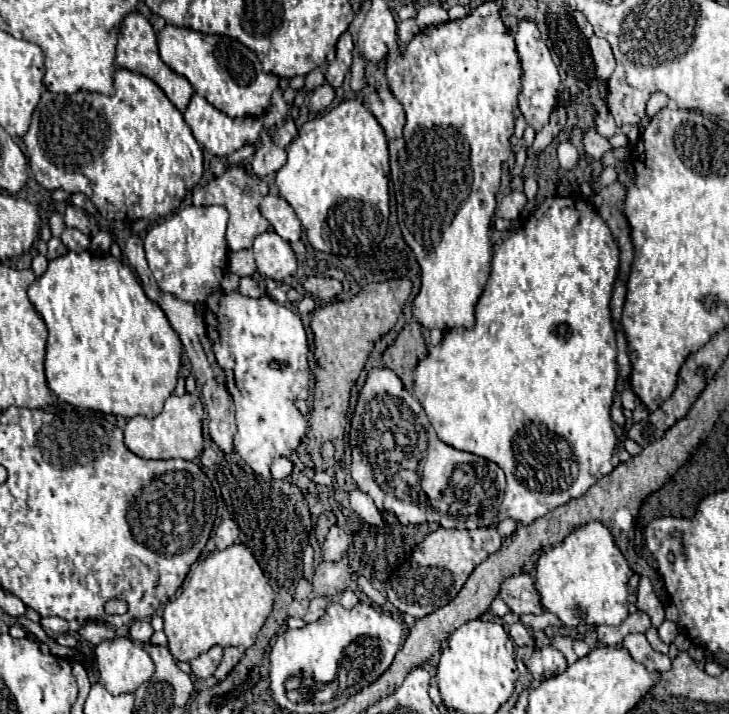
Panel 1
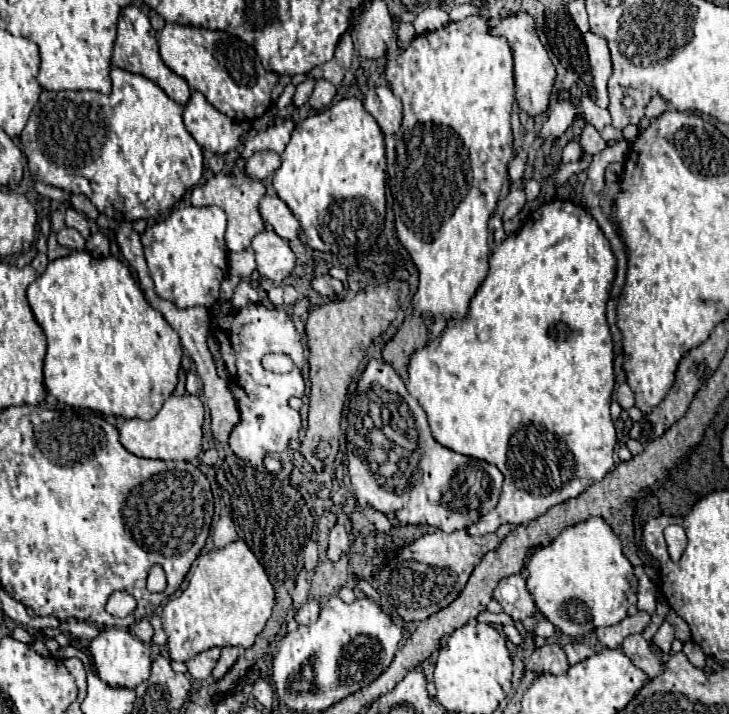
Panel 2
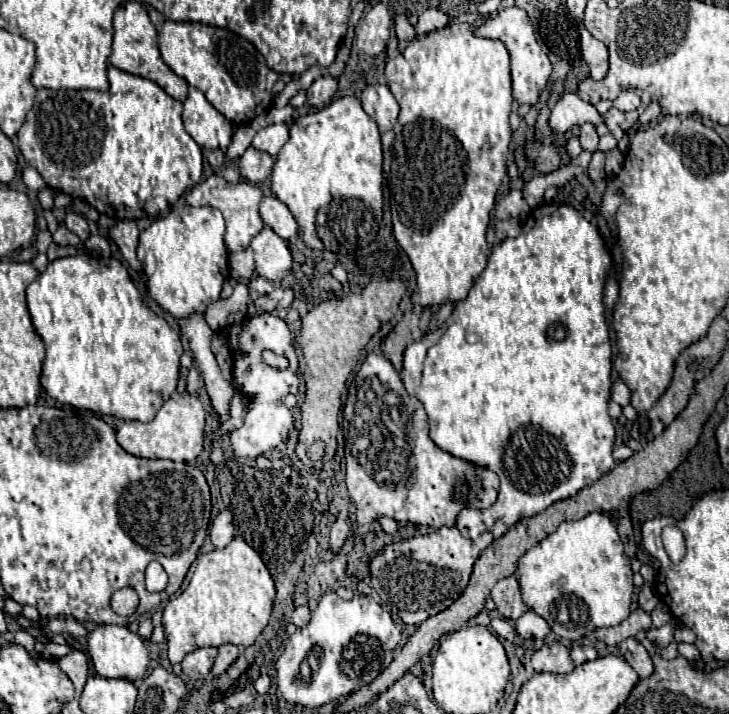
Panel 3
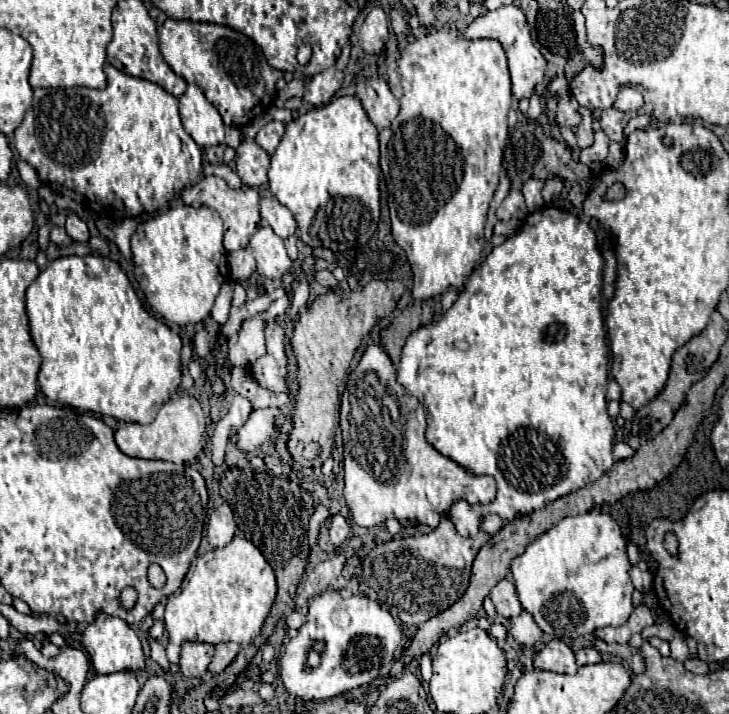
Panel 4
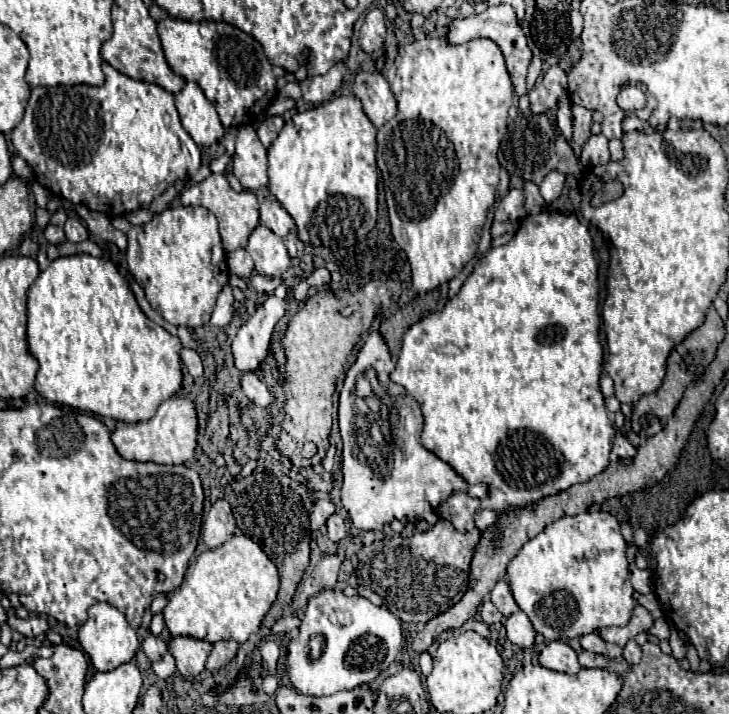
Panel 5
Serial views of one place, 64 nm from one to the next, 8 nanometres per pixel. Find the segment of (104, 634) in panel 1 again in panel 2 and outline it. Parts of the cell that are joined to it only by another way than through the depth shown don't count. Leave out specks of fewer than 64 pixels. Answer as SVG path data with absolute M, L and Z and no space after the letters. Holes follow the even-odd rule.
M70 618L69 622L62 622L60 630L70 632L70 634L76 636L76 638L88 638L88 640L92 640L94 636L100 634L100 628L98 628L98 626L94 626L94 624L86 624L86 622L79 622L74 618Z

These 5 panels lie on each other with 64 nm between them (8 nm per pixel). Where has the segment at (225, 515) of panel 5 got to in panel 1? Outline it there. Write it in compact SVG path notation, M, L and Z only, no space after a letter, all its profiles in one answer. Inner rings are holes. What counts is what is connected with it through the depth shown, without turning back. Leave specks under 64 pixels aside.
M222 520L222 524L216 528L214 542L216 542L218 550L224 550L224 548L228 548L232 544L238 544L240 542L238 524L234 520Z

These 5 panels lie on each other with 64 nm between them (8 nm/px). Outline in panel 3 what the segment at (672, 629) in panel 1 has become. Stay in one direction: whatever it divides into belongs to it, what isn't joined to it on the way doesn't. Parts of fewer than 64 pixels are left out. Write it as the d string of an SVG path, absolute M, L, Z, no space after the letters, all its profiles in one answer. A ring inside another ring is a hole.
M664 624L664 626L658 628L658 630L650 630L650 632L648 632L648 640L652 640L654 644L666 648L666 646L674 640L674 636L672 636L672 626L670 626L670 624Z

